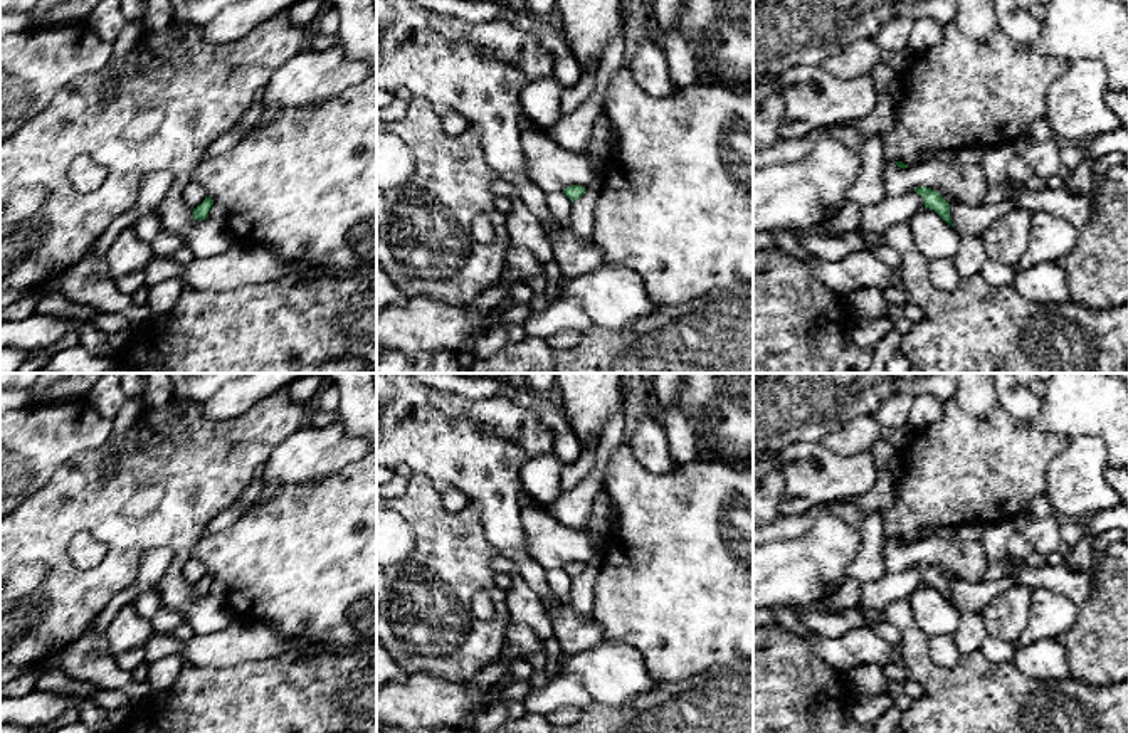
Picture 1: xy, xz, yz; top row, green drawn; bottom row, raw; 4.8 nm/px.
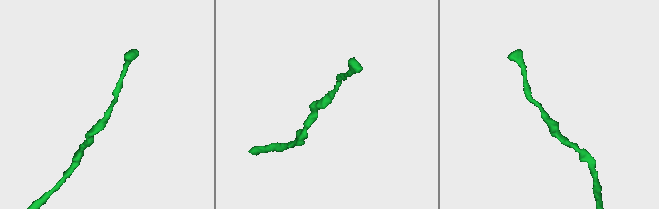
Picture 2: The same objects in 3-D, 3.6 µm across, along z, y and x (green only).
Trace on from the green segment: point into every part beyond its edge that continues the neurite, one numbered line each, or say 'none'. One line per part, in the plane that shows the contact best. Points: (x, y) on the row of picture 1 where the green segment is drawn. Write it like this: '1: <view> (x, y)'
none

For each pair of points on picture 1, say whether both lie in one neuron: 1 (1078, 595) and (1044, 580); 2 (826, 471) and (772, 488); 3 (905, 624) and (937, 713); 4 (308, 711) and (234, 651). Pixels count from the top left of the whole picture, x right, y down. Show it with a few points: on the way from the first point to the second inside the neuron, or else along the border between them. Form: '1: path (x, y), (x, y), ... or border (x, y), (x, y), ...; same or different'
1: path (1070, 587), (1063, 580), (1053, 580); same
2: border (782, 473), (784, 485), (779, 515); different
3: path (913, 646), (920, 664), (937, 681), (937, 691); same
4: border (284, 651), (234, 664), (207, 666); different

